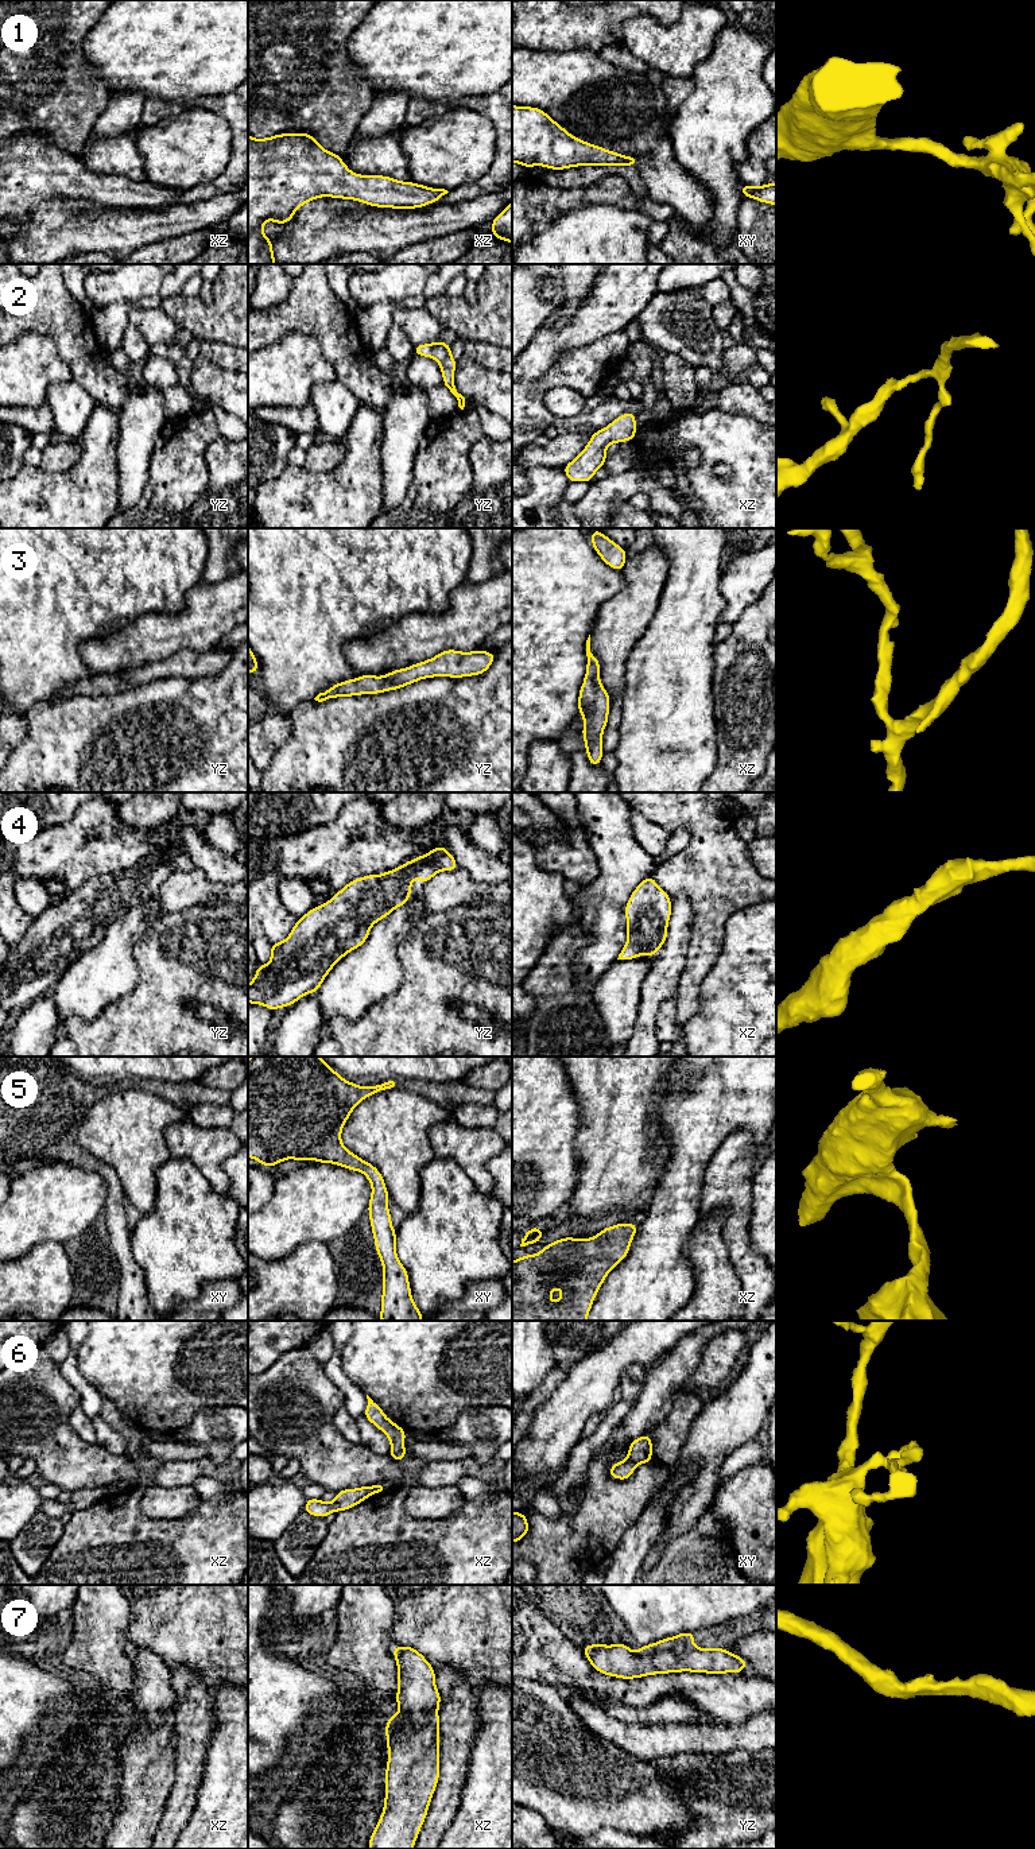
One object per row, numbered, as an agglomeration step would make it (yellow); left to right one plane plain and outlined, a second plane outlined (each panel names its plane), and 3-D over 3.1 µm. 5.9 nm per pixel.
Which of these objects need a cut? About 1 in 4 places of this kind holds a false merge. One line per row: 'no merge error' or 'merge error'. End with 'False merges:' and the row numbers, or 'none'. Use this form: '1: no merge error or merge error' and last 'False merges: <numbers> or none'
1: no merge error
2: no merge error
3: no merge error
4: no merge error
5: no merge error
6: merge error
7: no merge error
False merges: 6

